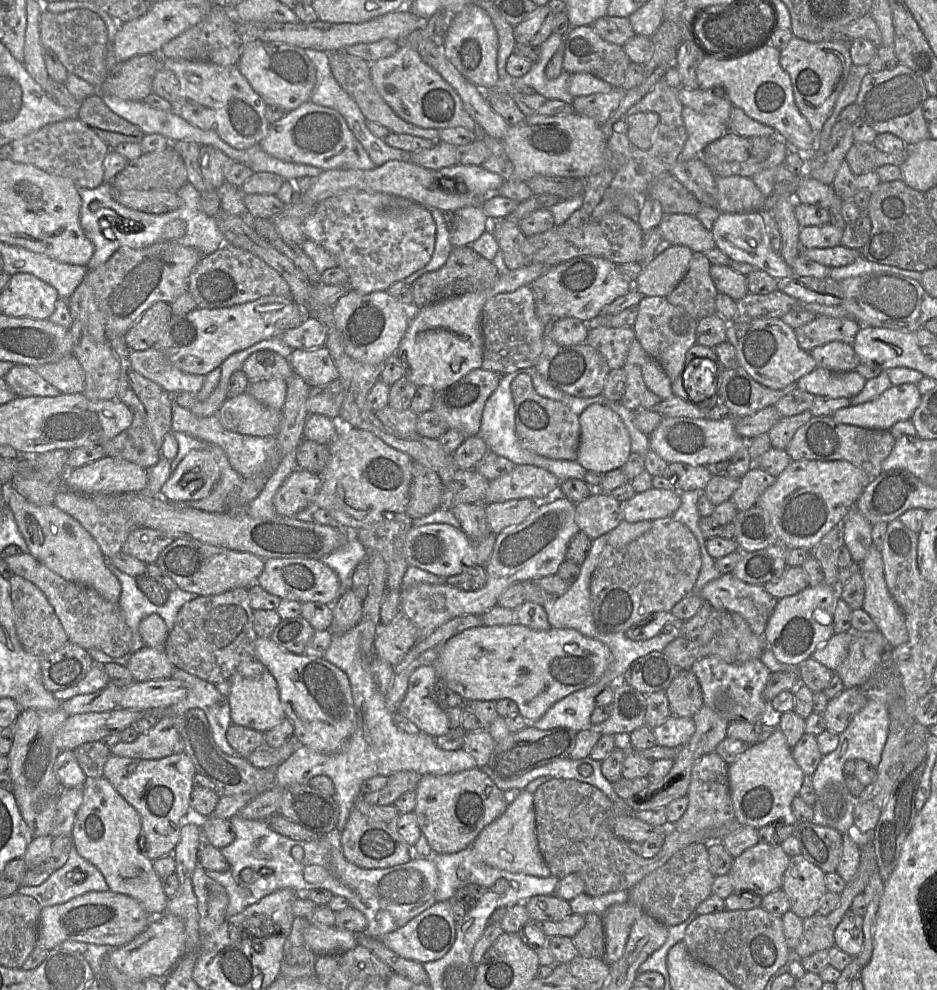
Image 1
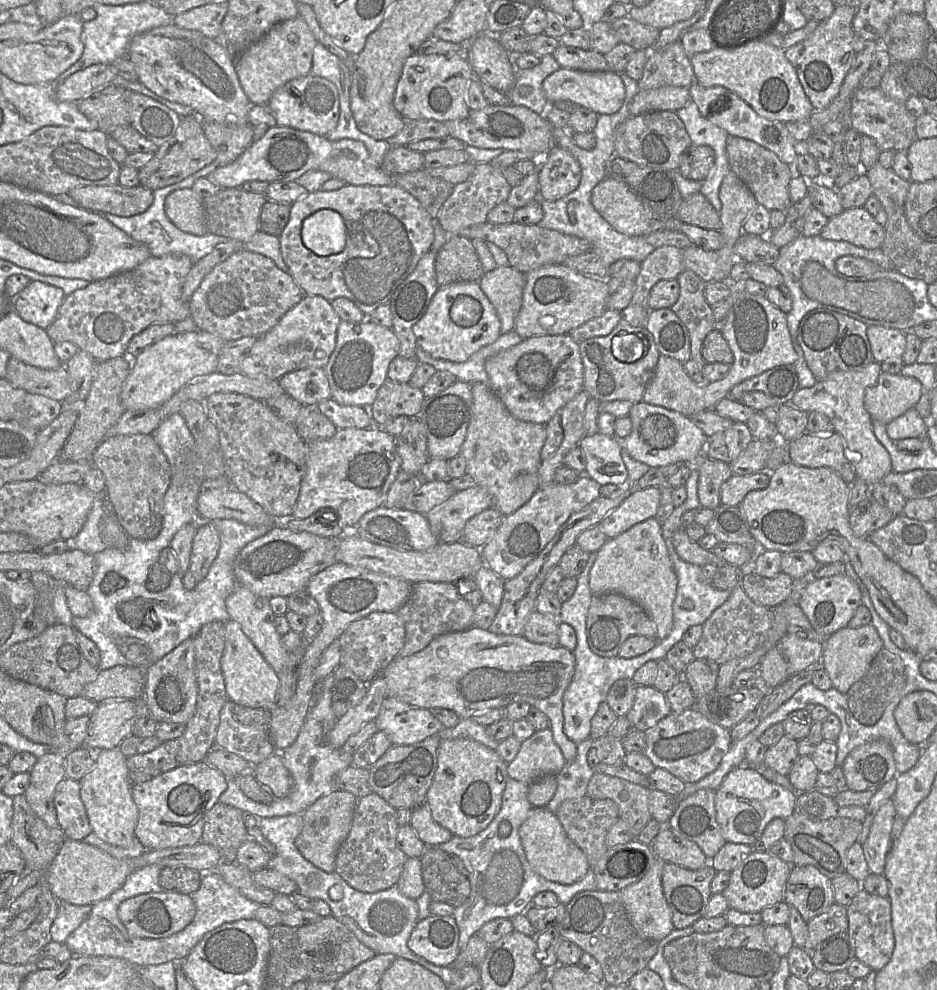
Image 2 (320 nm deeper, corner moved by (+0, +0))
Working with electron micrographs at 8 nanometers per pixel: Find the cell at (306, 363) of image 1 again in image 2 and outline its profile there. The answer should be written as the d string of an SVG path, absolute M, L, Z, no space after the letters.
M306 368L286 373L279 379L285 393L304 407L316 407L331 398L329 381L324 368Z

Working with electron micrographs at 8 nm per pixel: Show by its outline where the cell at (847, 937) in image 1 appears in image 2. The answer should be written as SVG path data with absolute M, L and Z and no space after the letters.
M861 889L846 910L848 934L854 942L856 959L873 971L880 971L890 961L895 947L889 898L871 895Z

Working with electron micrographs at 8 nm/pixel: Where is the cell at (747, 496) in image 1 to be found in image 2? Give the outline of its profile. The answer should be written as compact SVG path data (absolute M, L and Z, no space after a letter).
M760 471L746 475L732 475L720 488L721 504L737 506L744 497L752 490L764 489L769 485L770 473Z

